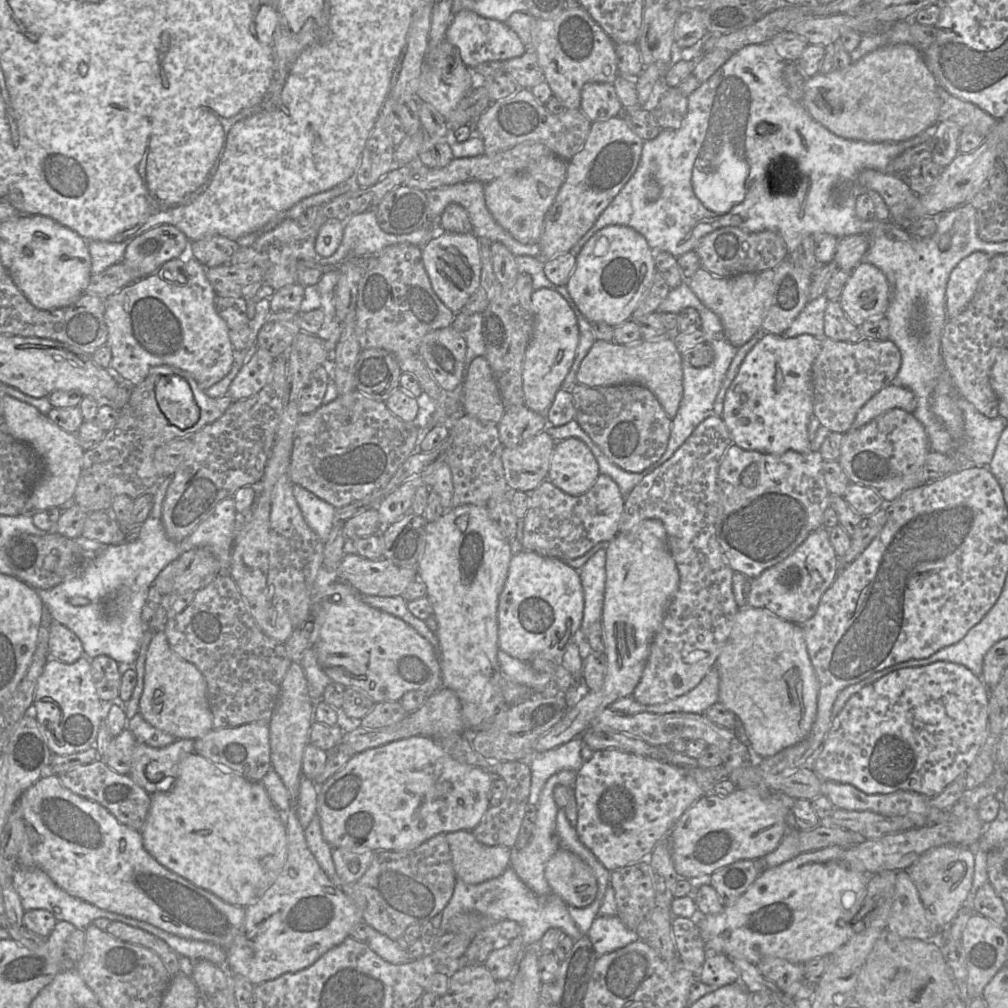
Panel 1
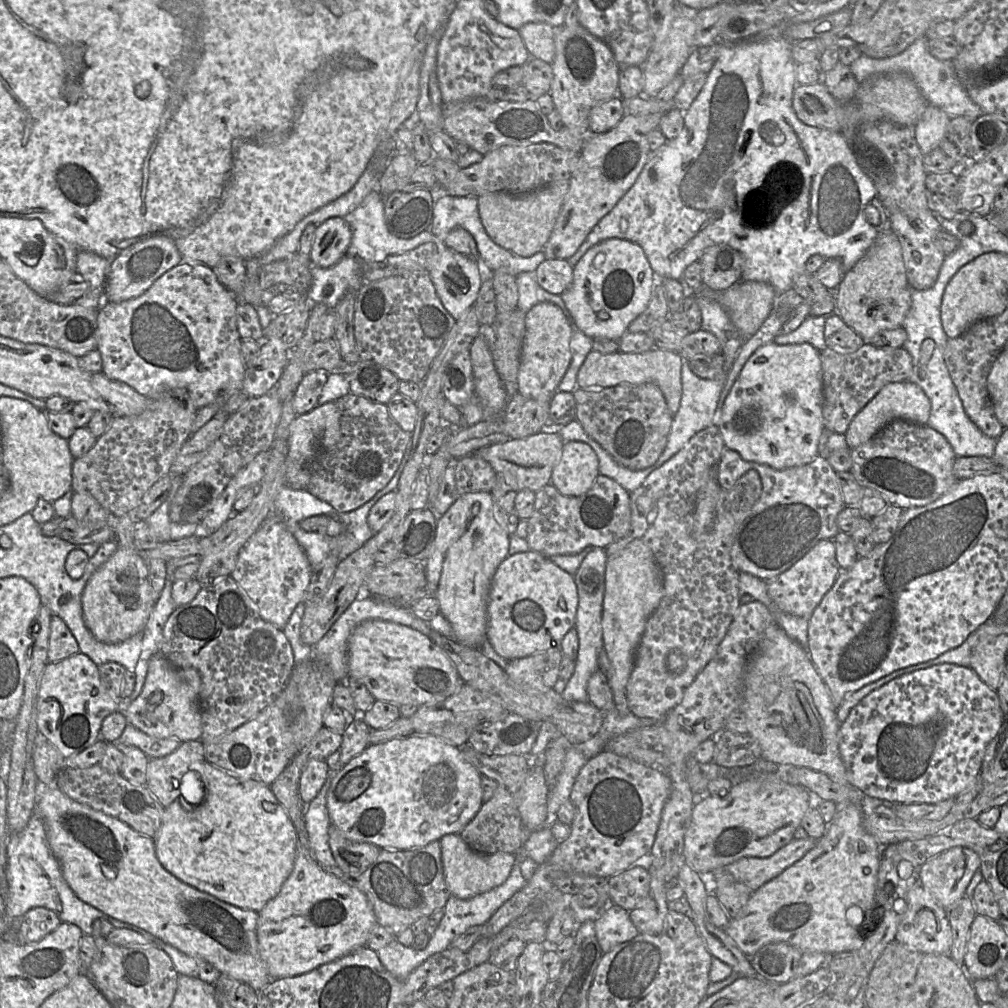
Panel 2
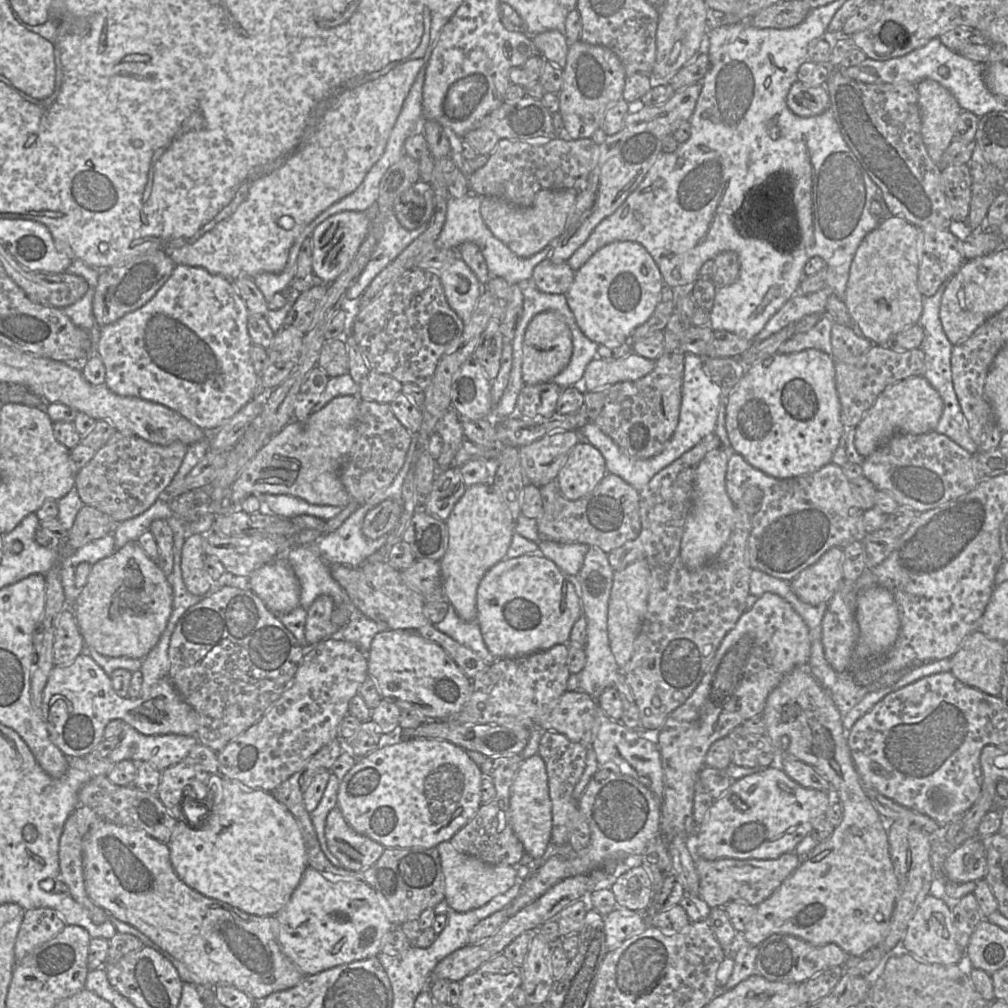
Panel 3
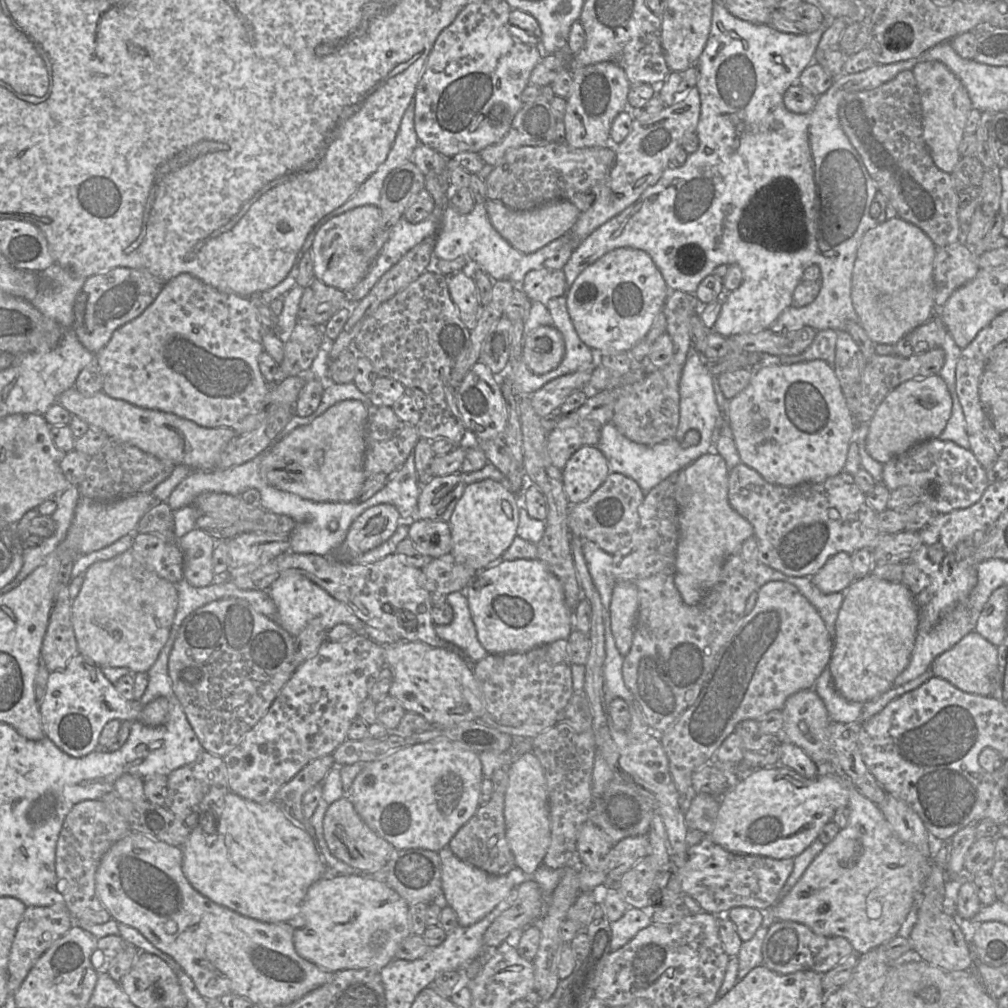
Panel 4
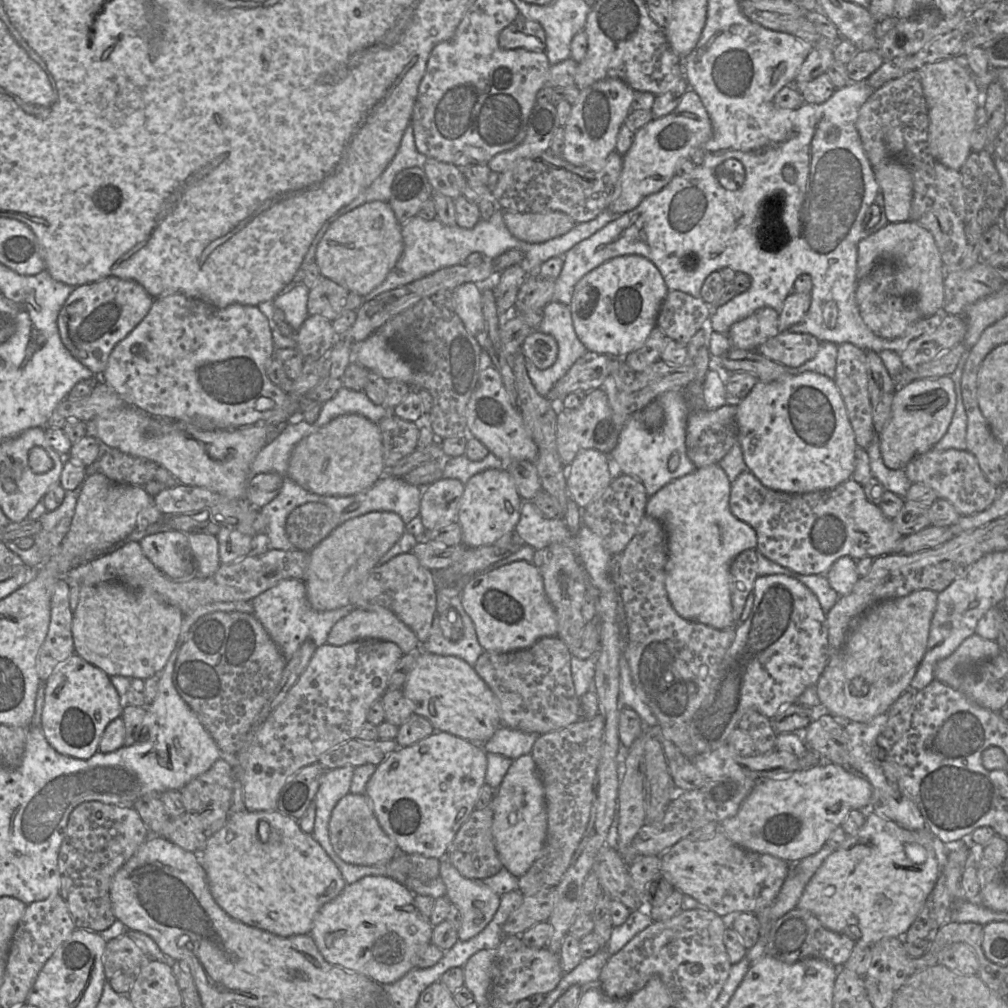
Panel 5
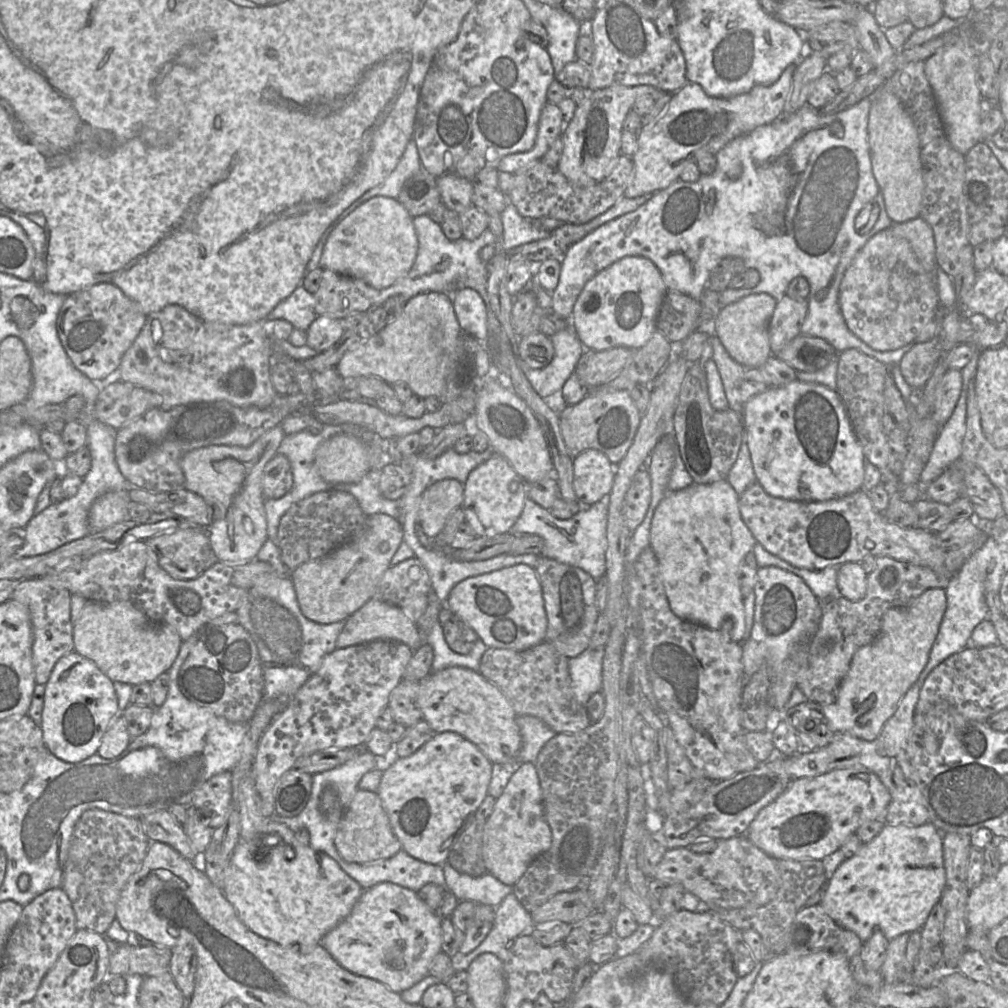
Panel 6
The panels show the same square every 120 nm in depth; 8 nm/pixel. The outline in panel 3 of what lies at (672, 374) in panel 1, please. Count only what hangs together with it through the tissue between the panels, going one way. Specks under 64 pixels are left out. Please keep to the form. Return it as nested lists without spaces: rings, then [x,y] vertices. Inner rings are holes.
[[[633,352],[616,360],[596,356],[587,365],[583,375],[585,391],[592,392],[619,382],[636,381],[649,374],[654,366],[655,361]]]

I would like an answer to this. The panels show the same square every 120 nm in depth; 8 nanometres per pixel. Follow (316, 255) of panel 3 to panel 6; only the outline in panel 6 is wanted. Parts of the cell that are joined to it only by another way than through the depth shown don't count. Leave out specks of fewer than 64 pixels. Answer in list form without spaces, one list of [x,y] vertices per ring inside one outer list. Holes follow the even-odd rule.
[[[377,196],[334,227],[324,245],[320,267],[360,279],[380,291],[409,273],[418,248],[413,217],[406,208],[395,198]]]

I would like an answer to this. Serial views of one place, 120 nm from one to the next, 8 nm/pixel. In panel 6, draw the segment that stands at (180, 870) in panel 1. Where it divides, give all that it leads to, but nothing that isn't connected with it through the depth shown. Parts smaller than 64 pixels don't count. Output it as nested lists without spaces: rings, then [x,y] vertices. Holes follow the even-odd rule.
[[[265,819],[265,825],[260,827],[260,834],[277,834],[280,842],[270,849],[267,845],[265,852],[255,861],[252,855],[254,841],[239,838],[224,875],[223,893],[226,899],[234,907],[241,922],[263,938],[283,947],[313,948],[321,944],[323,937],[351,913],[364,889],[331,856],[314,850],[310,845],[301,844],[296,839],[295,832],[287,825]],[[286,846],[294,850],[295,857],[287,859]]]

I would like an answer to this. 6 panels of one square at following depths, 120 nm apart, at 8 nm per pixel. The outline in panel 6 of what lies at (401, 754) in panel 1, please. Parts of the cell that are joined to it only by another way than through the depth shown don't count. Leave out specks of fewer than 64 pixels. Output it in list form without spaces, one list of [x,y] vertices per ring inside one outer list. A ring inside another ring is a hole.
[[[456,732],[436,733],[412,755],[398,757],[383,772],[377,793],[389,817],[402,849],[420,860],[442,864],[447,862],[453,843],[476,817],[476,811],[488,794],[493,763],[471,741]]]

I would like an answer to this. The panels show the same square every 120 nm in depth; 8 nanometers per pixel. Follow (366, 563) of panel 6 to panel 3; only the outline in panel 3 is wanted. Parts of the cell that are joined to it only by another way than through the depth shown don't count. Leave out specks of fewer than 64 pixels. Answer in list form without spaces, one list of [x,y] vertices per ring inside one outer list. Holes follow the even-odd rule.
[[[383,501],[366,514],[362,525],[364,536],[375,540],[387,535],[397,524],[400,515],[401,507],[397,501]]]

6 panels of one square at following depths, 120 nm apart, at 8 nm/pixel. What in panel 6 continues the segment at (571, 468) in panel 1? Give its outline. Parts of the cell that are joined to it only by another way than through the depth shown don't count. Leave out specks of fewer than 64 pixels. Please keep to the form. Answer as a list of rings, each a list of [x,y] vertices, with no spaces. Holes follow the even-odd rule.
[[[587,449],[573,459],[573,489],[578,503],[593,505],[609,495],[614,465],[599,450]]]

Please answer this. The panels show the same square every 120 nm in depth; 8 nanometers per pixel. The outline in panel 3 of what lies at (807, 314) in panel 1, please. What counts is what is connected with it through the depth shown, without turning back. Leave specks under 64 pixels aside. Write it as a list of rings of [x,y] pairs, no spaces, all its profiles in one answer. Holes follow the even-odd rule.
[[[824,314],[820,320],[805,333],[795,333],[784,341],[778,348],[778,354],[792,354],[814,348],[832,356],[831,329],[832,319]]]

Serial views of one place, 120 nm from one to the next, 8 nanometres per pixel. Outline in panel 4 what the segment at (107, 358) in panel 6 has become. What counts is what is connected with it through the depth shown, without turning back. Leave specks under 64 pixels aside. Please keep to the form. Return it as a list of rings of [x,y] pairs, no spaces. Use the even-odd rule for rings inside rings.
[[[115,267],[86,279],[74,303],[73,329],[81,344],[97,354],[113,333],[139,317],[161,292],[164,282],[142,268]]]

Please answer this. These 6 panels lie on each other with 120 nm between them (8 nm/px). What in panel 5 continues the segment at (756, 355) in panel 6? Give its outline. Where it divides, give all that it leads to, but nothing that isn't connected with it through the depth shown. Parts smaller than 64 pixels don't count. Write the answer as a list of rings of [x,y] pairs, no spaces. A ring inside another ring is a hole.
[[[763,307],[734,323],[727,333],[732,346],[757,351],[760,345],[780,332],[778,314],[773,308]]]

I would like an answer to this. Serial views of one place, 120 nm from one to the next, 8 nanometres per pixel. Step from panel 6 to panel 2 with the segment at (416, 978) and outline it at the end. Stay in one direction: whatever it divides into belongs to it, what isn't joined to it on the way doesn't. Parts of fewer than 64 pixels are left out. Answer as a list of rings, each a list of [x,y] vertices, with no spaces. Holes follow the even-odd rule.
[[[297,837],[297,852],[294,862],[292,873],[283,883],[279,893],[272,898],[267,904],[258,912],[257,921],[257,940],[262,959],[264,960],[268,972],[272,979],[279,979],[283,977],[294,977],[297,975],[305,974],[313,969],[331,961],[334,961],[358,948],[367,947],[366,941],[369,936],[370,930],[375,924],[378,924],[372,909],[372,906],[366,895],[359,889],[348,885],[342,880],[335,877],[333,874],[328,873],[314,858],[311,849],[307,849],[299,844]]]

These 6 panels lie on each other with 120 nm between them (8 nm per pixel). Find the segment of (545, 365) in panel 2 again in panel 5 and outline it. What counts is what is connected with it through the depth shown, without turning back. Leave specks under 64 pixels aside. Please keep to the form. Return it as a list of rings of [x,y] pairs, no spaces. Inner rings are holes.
[[[533,330],[522,343],[521,352],[536,368],[545,370],[555,363],[558,346],[551,335]]]

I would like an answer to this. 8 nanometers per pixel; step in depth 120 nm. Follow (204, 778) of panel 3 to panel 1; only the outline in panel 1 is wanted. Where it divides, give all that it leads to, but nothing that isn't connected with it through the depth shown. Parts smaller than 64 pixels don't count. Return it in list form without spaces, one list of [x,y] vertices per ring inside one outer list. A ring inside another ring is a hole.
[[[176,739],[163,748],[137,741],[133,748],[129,776],[148,794],[168,791],[174,784],[179,763],[195,752],[195,740]]]

